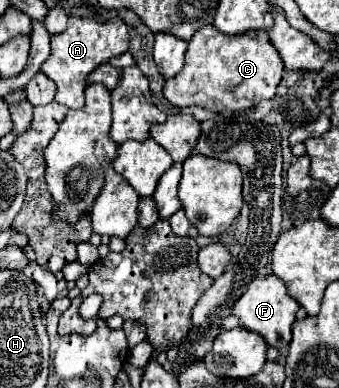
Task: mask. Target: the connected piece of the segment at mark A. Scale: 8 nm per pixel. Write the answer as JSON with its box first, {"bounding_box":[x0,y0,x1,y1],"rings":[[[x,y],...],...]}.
{"bounding_box":[40,17,130,109],"rings":[[[68,17],[68,29],[52,37],[52,53],[40,67],[40,71],[46,73],[58,87],[56,101],[70,109],[80,109],[84,105],[86,75],[94,71],[94,67],[106,63],[110,57],[126,53],[128,39],[130,39],[128,27],[122,19],[110,19],[106,23],[98,23],[88,17]]]}

